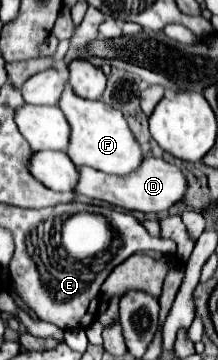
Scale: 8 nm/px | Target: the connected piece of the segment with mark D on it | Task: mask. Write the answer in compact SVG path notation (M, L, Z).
M143 158L143 162L129 174L117 176L117 174L105 174L95 168L81 166L79 180L75 186L77 194L83 194L87 198L103 200L113 206L119 206L123 210L137 210L137 212L163 212L169 210L179 198L183 198L187 190L187 180L183 178L181 170L161 158Z

